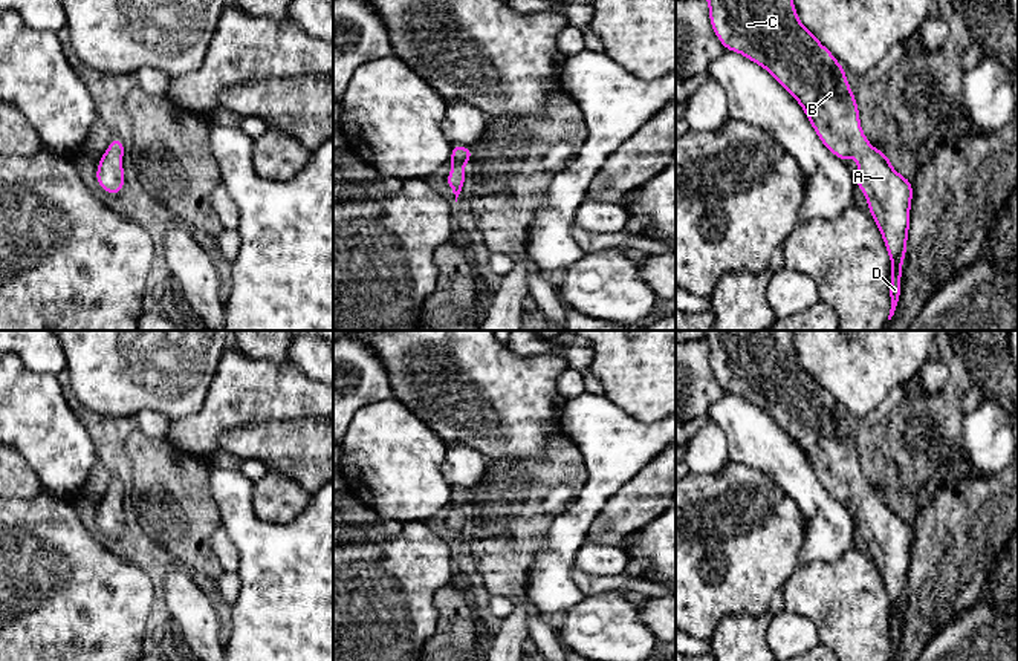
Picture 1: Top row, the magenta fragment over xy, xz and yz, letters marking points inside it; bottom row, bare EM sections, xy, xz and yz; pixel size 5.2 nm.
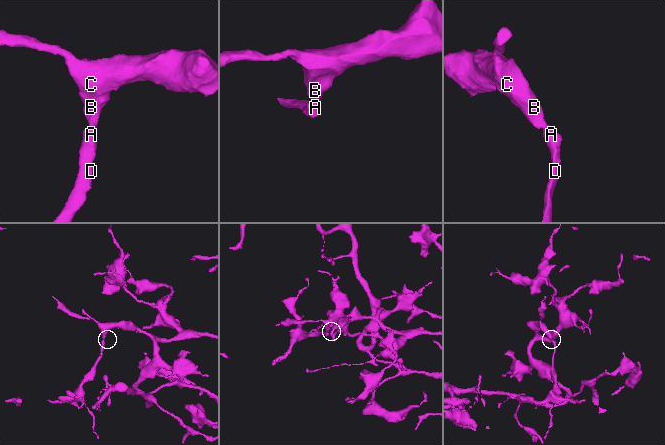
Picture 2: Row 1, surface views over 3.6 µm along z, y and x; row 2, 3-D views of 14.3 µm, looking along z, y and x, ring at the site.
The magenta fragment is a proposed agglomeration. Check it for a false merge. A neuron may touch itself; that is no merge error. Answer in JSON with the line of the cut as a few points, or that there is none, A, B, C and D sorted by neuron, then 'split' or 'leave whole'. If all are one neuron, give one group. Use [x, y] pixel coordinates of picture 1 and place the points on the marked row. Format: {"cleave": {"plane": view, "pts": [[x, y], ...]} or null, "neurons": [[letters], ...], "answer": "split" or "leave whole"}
{"cleave": null, "neurons": [["A", "B", "C", "D"]], "answer": "leave whole"}

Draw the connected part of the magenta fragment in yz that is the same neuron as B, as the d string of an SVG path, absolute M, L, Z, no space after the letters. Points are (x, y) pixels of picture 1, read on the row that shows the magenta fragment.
M793 0L706 2L723 47L764 67L799 103L836 158L845 162L859 158L856 185L867 197L891 260L891 320L902 289L913 182L891 167L890 155L870 145L845 69L798 20Z

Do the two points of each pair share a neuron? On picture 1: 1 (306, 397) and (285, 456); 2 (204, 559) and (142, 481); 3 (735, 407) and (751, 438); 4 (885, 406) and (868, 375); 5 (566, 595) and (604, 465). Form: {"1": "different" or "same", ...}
{"1": "different", "2": "same", "3": "same", "4": "different", "5": "same"}

